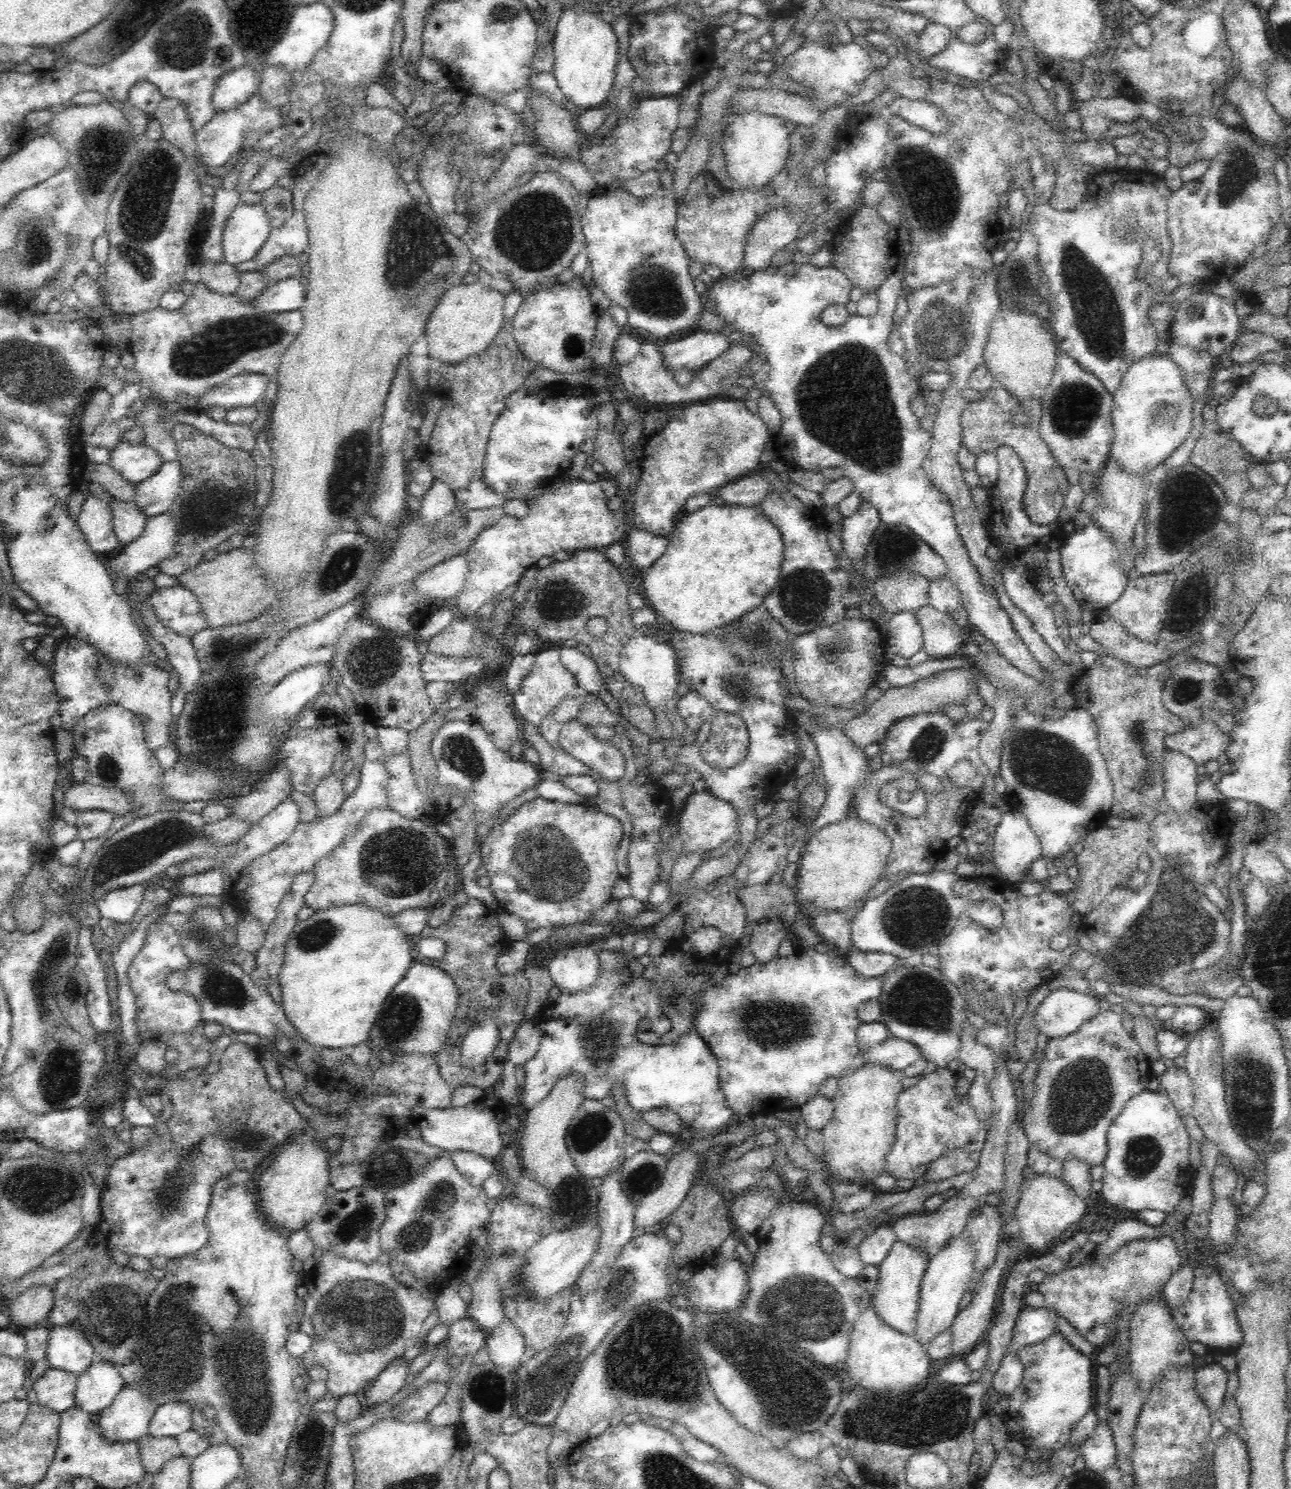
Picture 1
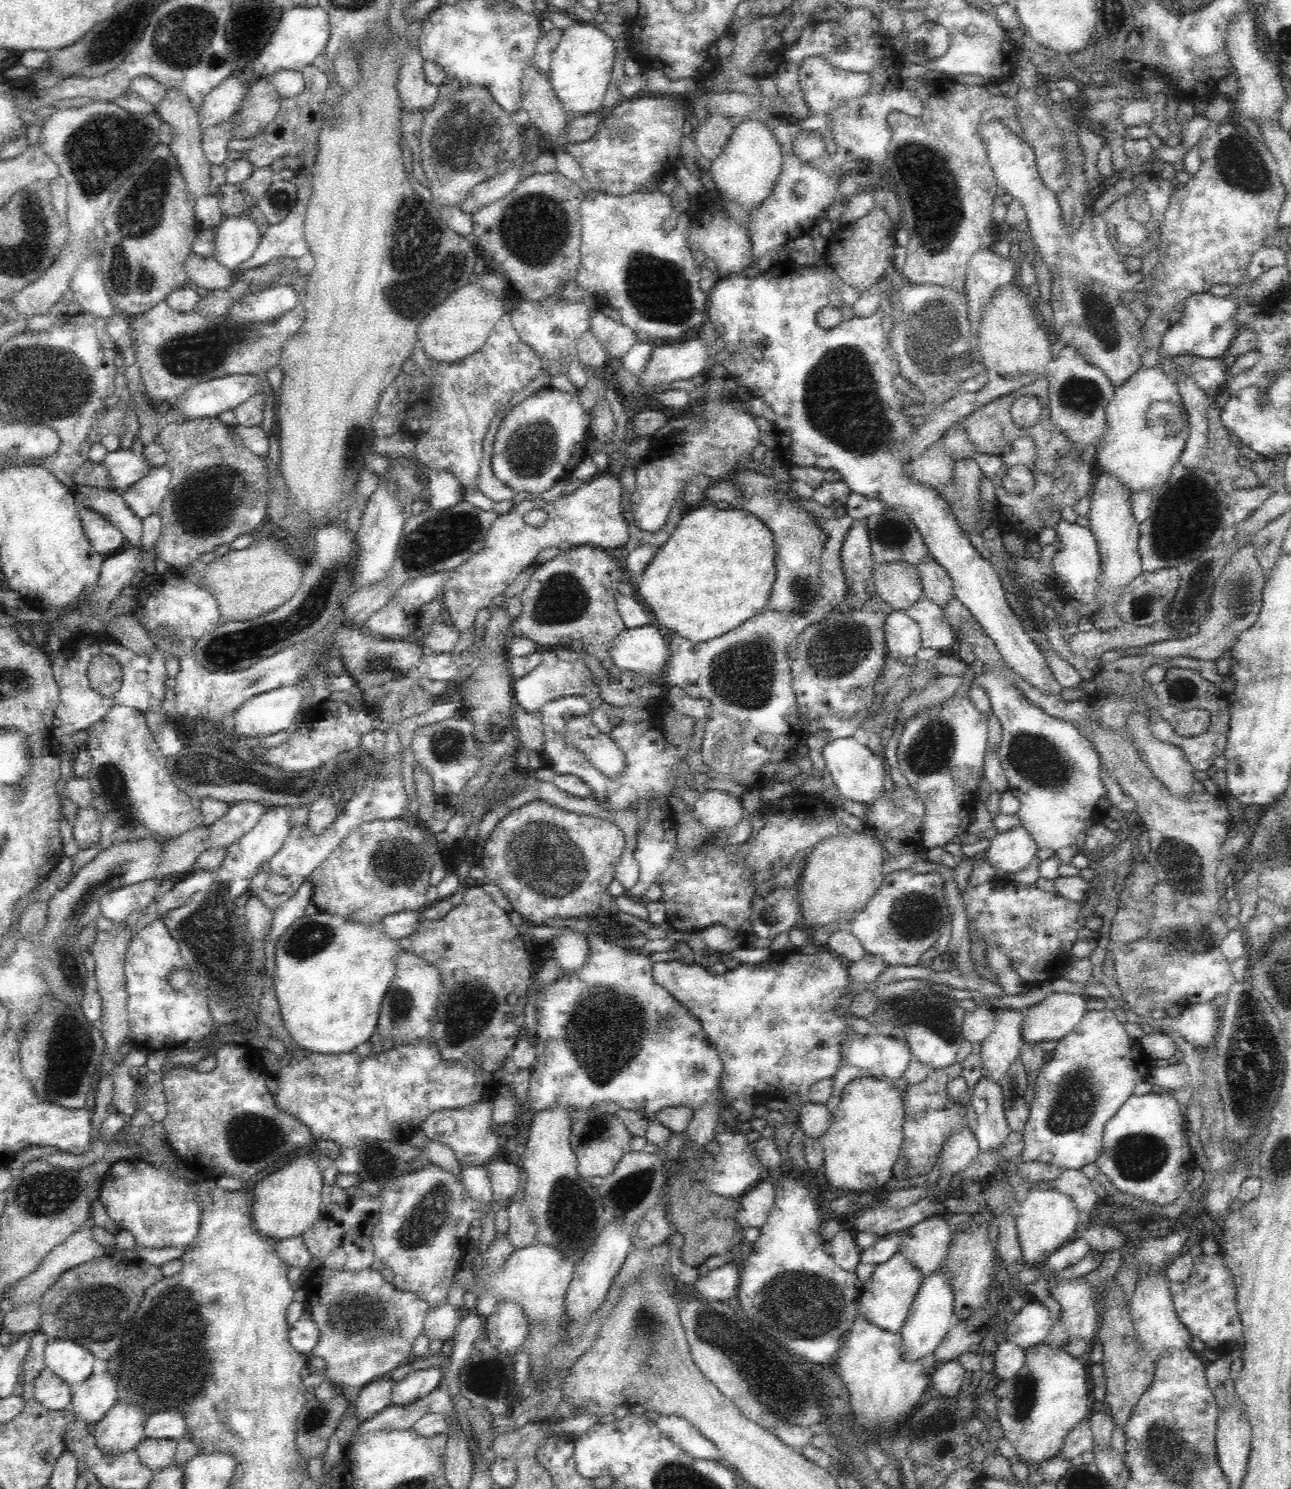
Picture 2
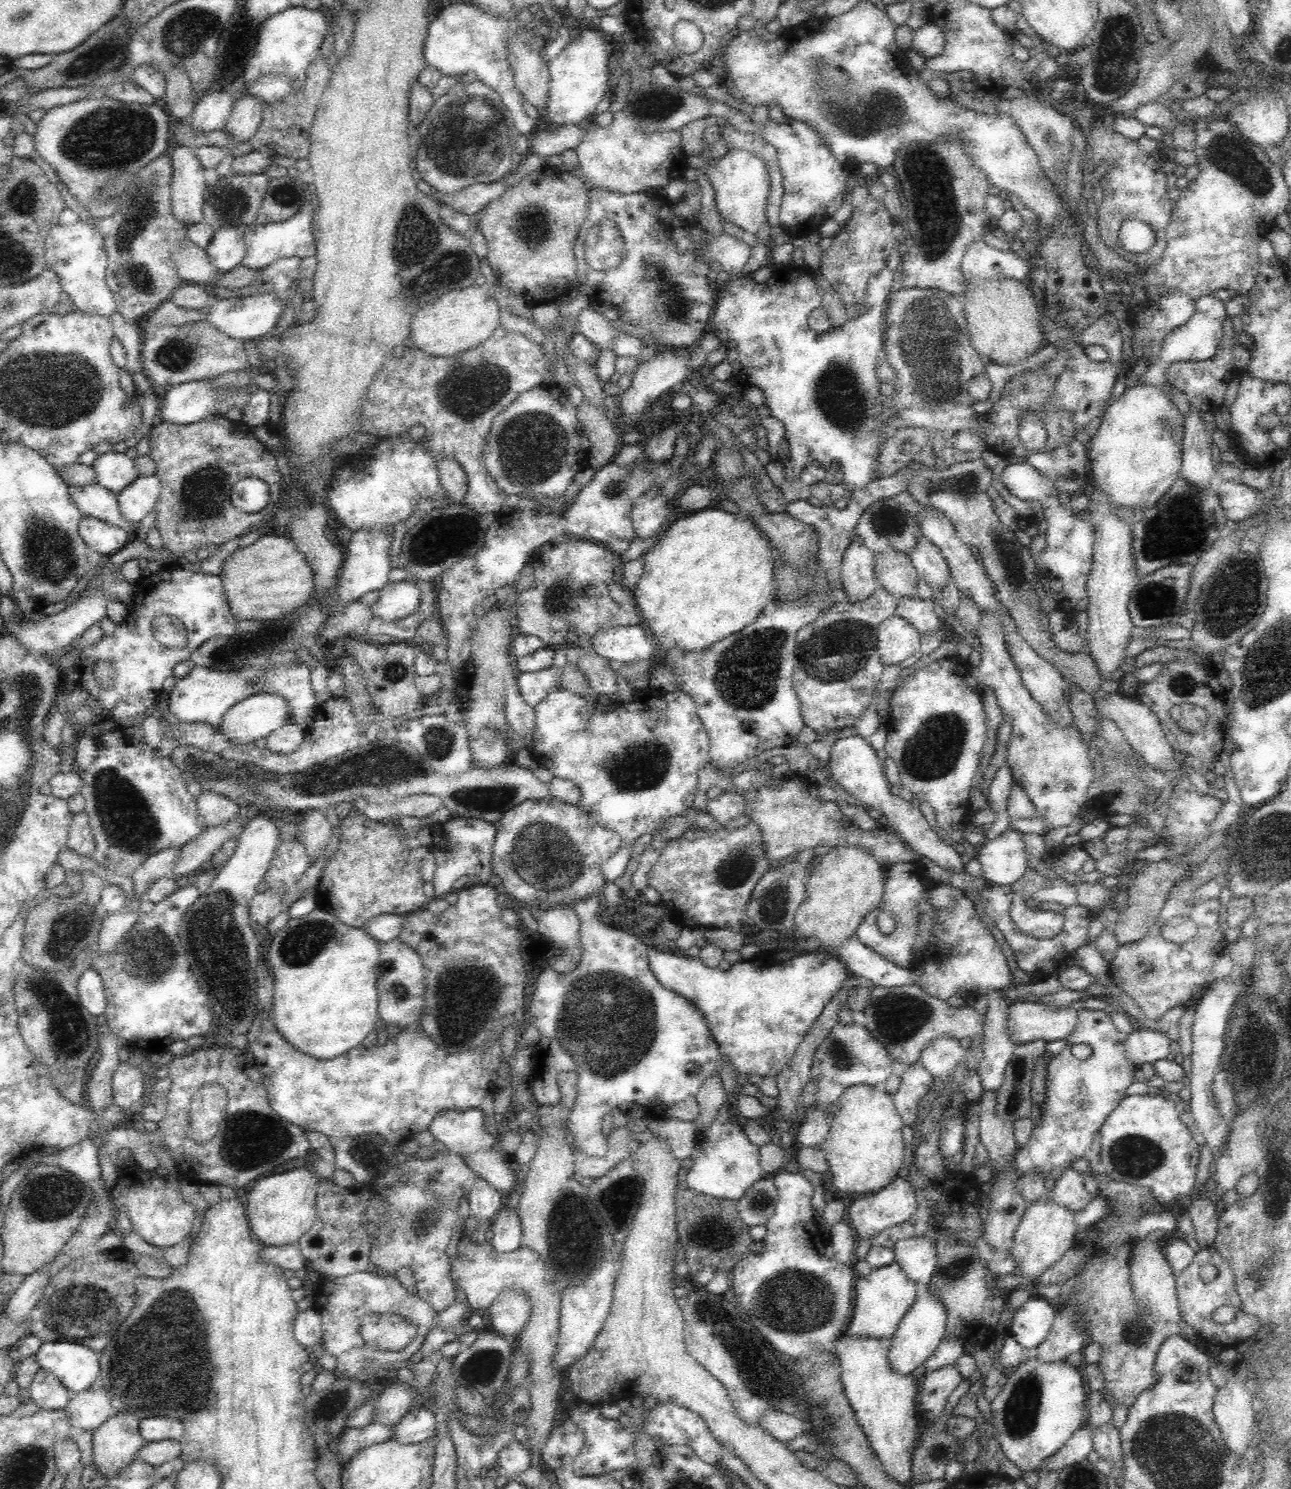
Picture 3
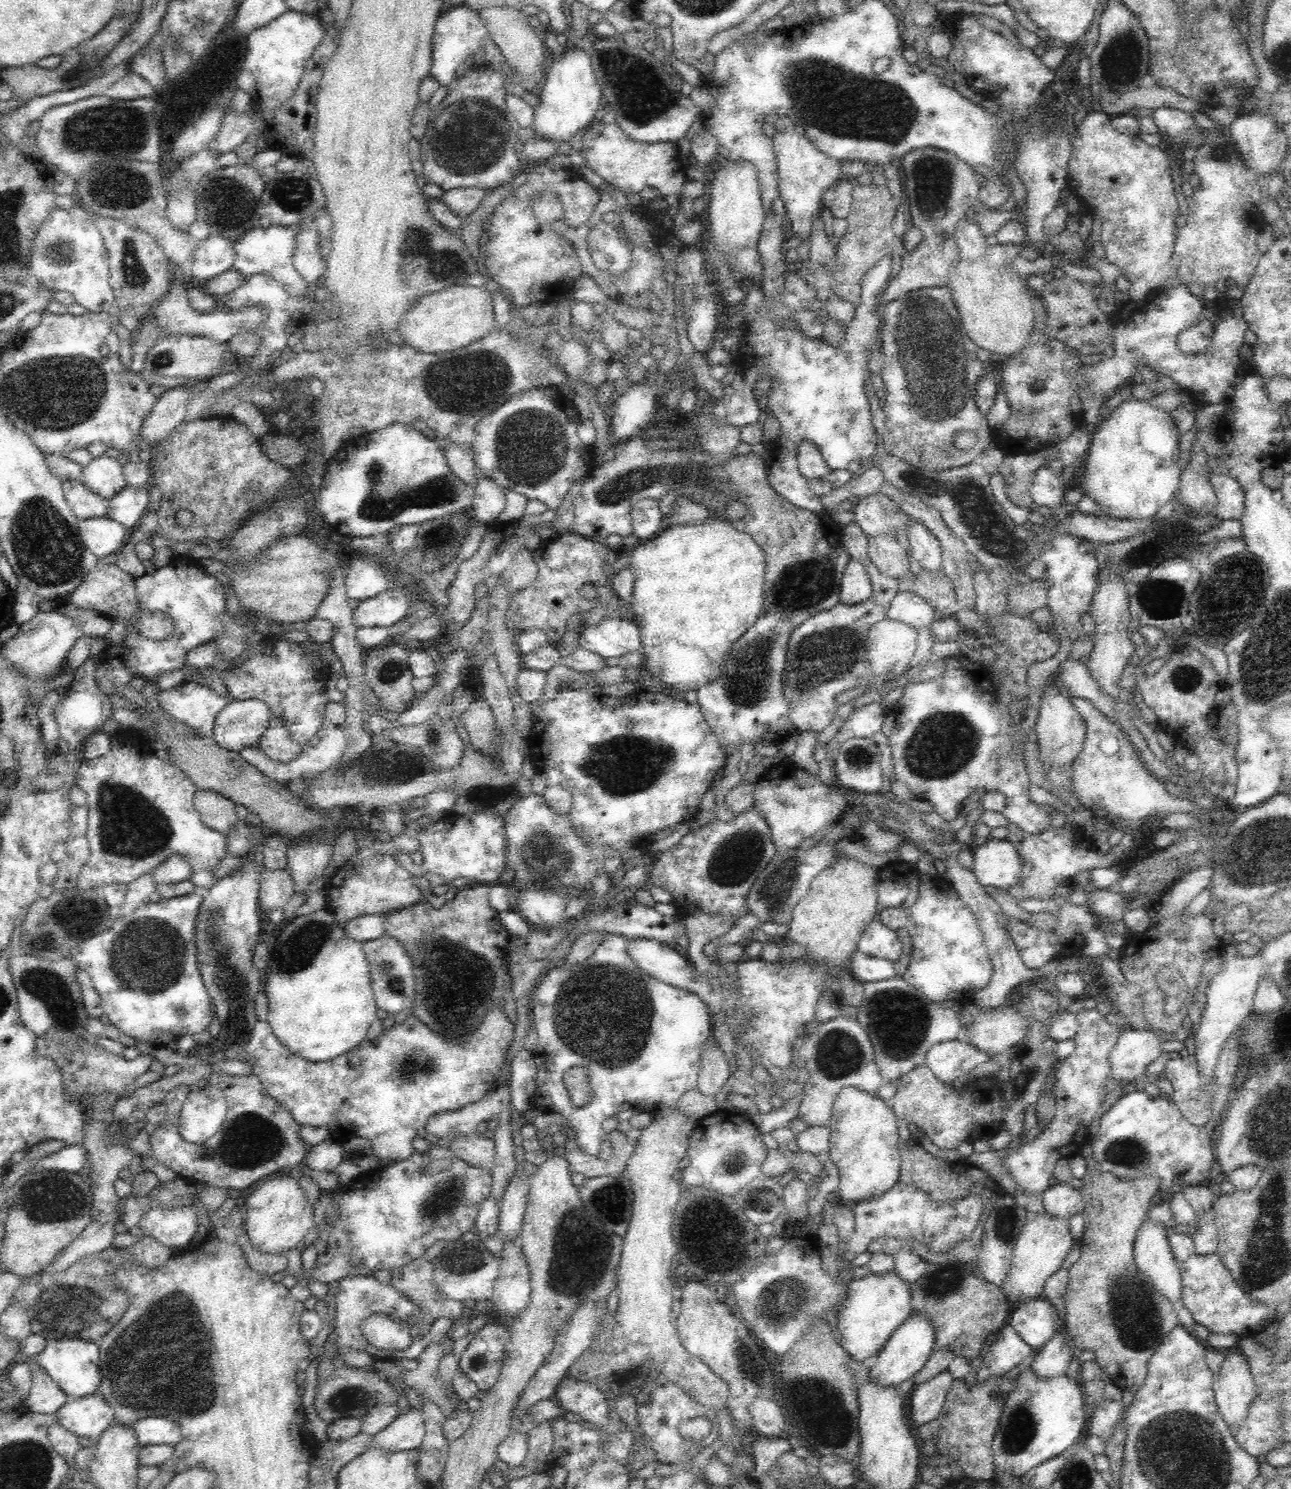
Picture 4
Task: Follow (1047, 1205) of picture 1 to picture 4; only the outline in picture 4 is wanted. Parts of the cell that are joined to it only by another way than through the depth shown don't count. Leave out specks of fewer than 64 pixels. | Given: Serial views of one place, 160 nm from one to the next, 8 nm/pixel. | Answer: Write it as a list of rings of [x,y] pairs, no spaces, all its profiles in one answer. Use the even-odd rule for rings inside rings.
[[[1044,1213],[1035,1216],[1034,1220],[1028,1221],[1022,1228],[1020,1236],[1017,1237],[1008,1275],[1000,1286],[1009,1305],[1039,1299],[1044,1292],[1048,1278],[1062,1268],[1064,1259],[1068,1256],[1073,1243],[1069,1220],[1062,1220]]]

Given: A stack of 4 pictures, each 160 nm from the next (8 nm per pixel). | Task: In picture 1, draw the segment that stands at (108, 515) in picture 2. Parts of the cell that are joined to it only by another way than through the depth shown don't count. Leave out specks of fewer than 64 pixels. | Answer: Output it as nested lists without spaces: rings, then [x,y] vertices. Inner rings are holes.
[[[98,483],[89,484],[90,495],[98,497],[110,503],[113,516],[113,529],[119,542],[127,545],[134,542],[147,523],[147,516],[140,511],[140,507],[135,502],[116,500],[102,485]]]

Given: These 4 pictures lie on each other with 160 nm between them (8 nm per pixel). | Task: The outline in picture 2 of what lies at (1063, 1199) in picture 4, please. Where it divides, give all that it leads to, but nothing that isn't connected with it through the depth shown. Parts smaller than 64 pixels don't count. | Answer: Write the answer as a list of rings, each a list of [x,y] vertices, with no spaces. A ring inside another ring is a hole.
[[[1065,1169],[1052,1182],[1053,1188],[1070,1197],[1077,1206],[1079,1222],[1076,1236],[1080,1230],[1086,1230],[1088,1220],[1091,1220],[1090,1214],[1096,1206],[1097,1195],[1090,1181],[1080,1170]]]

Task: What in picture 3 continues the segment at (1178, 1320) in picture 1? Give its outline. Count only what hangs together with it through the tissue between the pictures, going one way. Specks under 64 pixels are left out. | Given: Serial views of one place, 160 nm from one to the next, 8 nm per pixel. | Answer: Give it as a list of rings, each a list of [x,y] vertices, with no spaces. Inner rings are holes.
[[[1213,1247],[1197,1250],[1192,1263],[1175,1276],[1181,1320],[1190,1324],[1196,1336],[1204,1338],[1210,1342],[1210,1345],[1237,1346],[1256,1334],[1262,1326],[1257,1316],[1248,1314],[1242,1309],[1242,1302],[1235,1286],[1235,1275],[1224,1258]],[[1204,1265],[1214,1265],[1218,1271],[1216,1277],[1210,1282],[1204,1282],[1200,1277],[1200,1268]],[[1224,1305],[1230,1305],[1236,1309],[1235,1318],[1228,1323],[1216,1323],[1212,1319],[1212,1312]]]

